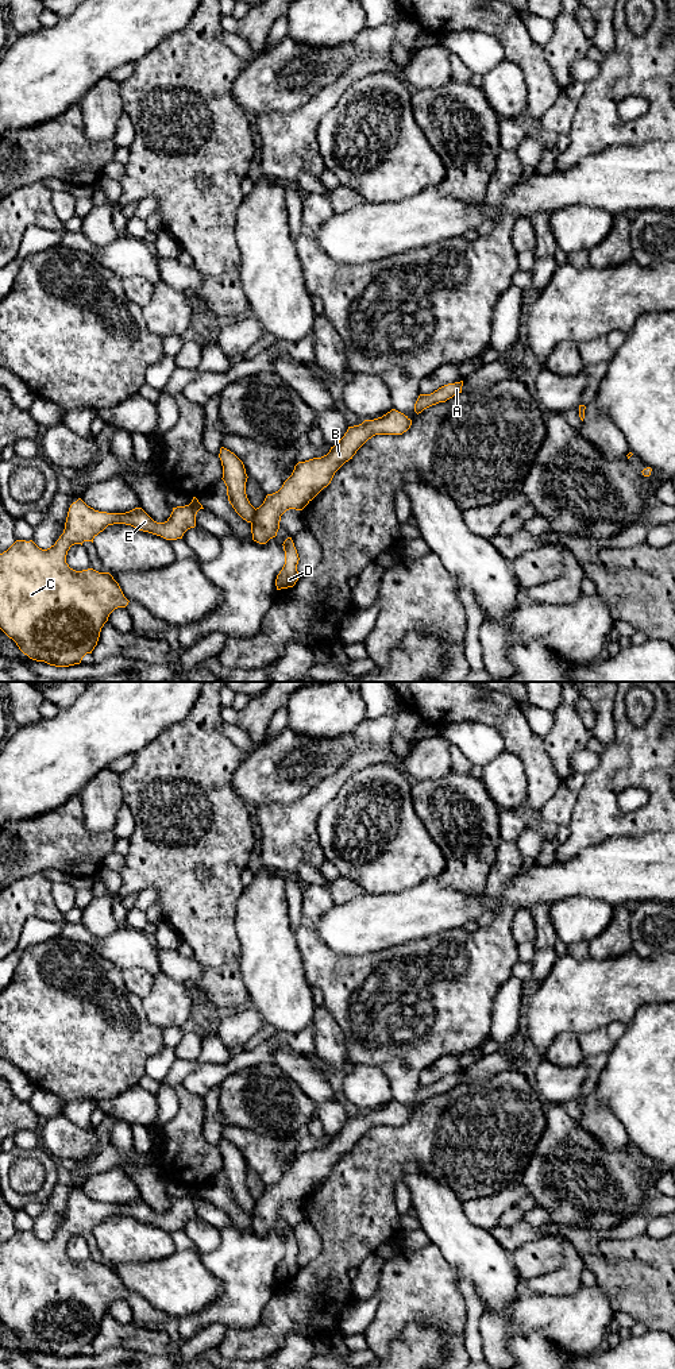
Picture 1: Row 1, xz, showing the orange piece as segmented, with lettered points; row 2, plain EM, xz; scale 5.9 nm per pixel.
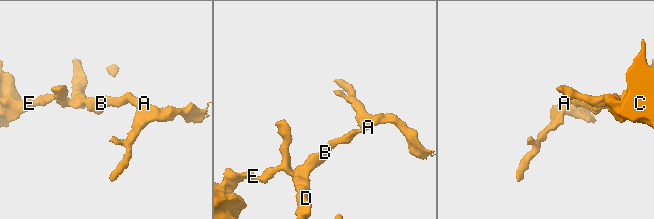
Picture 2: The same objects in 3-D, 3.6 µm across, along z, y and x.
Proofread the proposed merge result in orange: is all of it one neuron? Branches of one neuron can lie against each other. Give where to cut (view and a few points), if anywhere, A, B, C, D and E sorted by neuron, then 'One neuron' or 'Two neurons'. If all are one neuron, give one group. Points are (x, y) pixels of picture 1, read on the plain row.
Split along xz (255, 1200), (255, 1207), (250, 1213). Groups: A B D / C E. Two neurons

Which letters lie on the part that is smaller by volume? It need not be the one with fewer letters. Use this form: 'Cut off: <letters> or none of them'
Cut off: A, B, D

